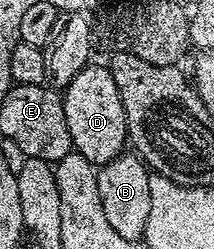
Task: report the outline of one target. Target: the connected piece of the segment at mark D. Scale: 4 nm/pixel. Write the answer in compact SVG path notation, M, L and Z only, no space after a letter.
M88 64L81 72L77 72L67 89L62 91L61 97L65 108L65 124L69 124L74 153L89 160L92 166L102 168L106 162L112 162L124 153L129 142L128 124L110 69L106 65L95 65Z

